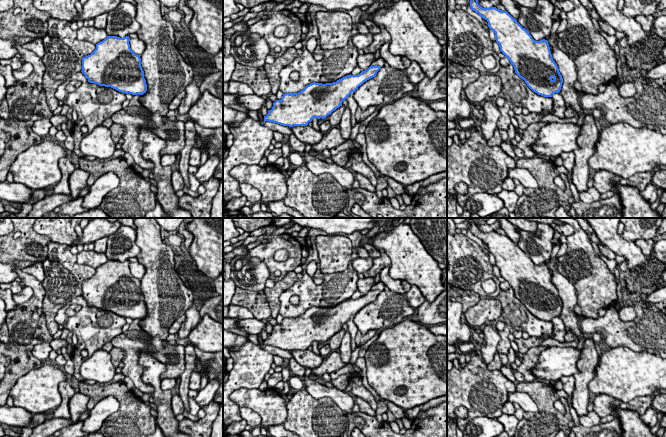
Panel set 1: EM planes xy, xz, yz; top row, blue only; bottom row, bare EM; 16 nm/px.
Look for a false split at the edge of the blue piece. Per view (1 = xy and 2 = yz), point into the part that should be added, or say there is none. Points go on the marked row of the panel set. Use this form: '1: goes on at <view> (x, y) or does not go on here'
1: does not go on here
2: does not go on here

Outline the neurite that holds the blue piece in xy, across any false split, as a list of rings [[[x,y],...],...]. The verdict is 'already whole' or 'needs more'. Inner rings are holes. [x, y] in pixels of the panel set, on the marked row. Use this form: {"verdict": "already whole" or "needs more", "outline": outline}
{"verdict": "already whole", "outline": [[[107,36],[90,55],[82,58],[81,72],[88,82],[125,94],[146,93],[141,58],[131,50],[129,40],[129,36]]]}

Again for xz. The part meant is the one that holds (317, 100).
{"verdict": "needs more", "outline": [[[380,57],[358,75],[350,74],[333,83],[313,82],[298,93],[285,93],[273,103],[264,122],[293,127],[307,126],[313,118],[324,119],[342,106],[342,102],[359,86],[375,77],[385,62]]]}

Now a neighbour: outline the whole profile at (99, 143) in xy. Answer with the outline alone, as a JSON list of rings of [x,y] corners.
[[[103,125],[97,126],[80,142],[80,151],[85,156],[107,159],[113,156],[115,150],[116,144],[112,139],[111,131]]]

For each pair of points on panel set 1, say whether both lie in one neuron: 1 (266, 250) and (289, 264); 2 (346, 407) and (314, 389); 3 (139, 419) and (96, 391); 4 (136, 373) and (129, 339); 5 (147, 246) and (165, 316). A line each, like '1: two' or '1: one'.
1: one
2: one
3: one
4: one
5: one

